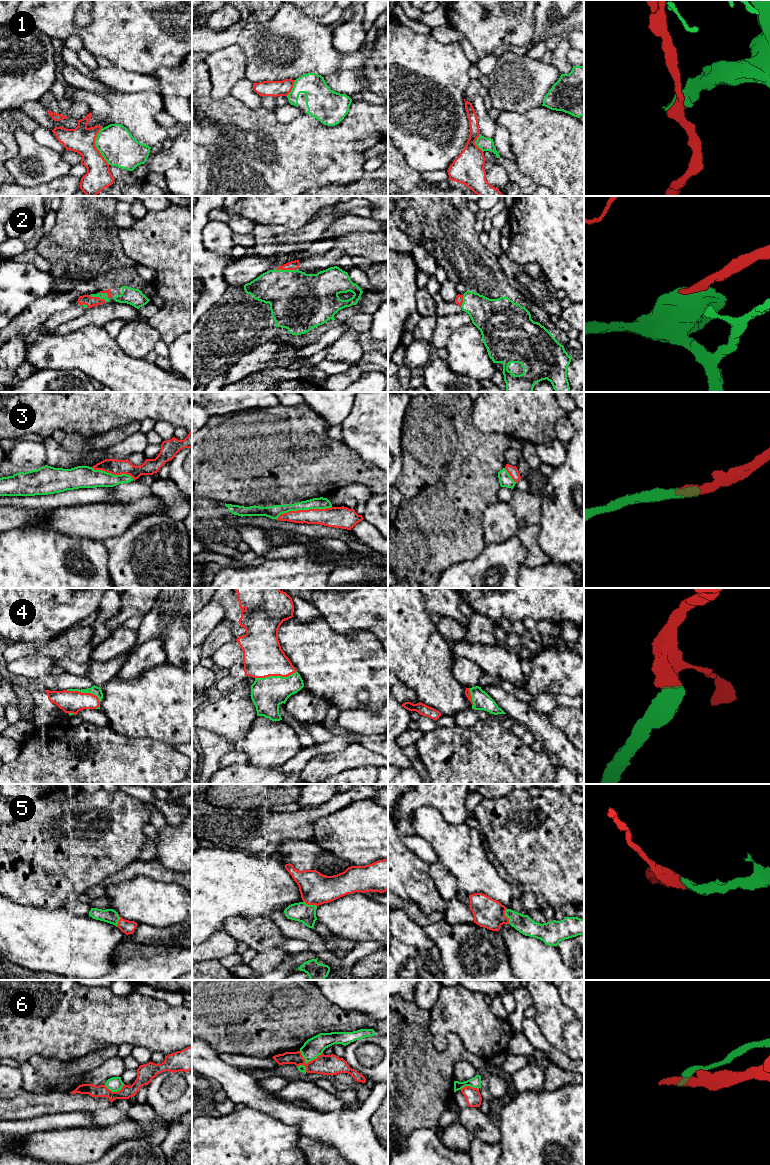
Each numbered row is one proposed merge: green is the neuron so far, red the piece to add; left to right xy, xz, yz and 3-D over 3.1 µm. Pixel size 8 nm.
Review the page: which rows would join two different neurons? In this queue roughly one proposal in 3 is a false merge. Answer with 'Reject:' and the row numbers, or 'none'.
Reject: 1, 6

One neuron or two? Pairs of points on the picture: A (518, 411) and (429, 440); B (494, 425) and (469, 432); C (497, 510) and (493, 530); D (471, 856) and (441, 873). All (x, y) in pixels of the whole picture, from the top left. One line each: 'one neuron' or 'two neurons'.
A: two neurons
B: two neurons
C: one neuron
D: two neurons

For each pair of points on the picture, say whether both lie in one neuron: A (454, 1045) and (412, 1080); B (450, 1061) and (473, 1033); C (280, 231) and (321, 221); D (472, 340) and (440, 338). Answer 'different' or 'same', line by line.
A: same
B: different
C: same
D: different

